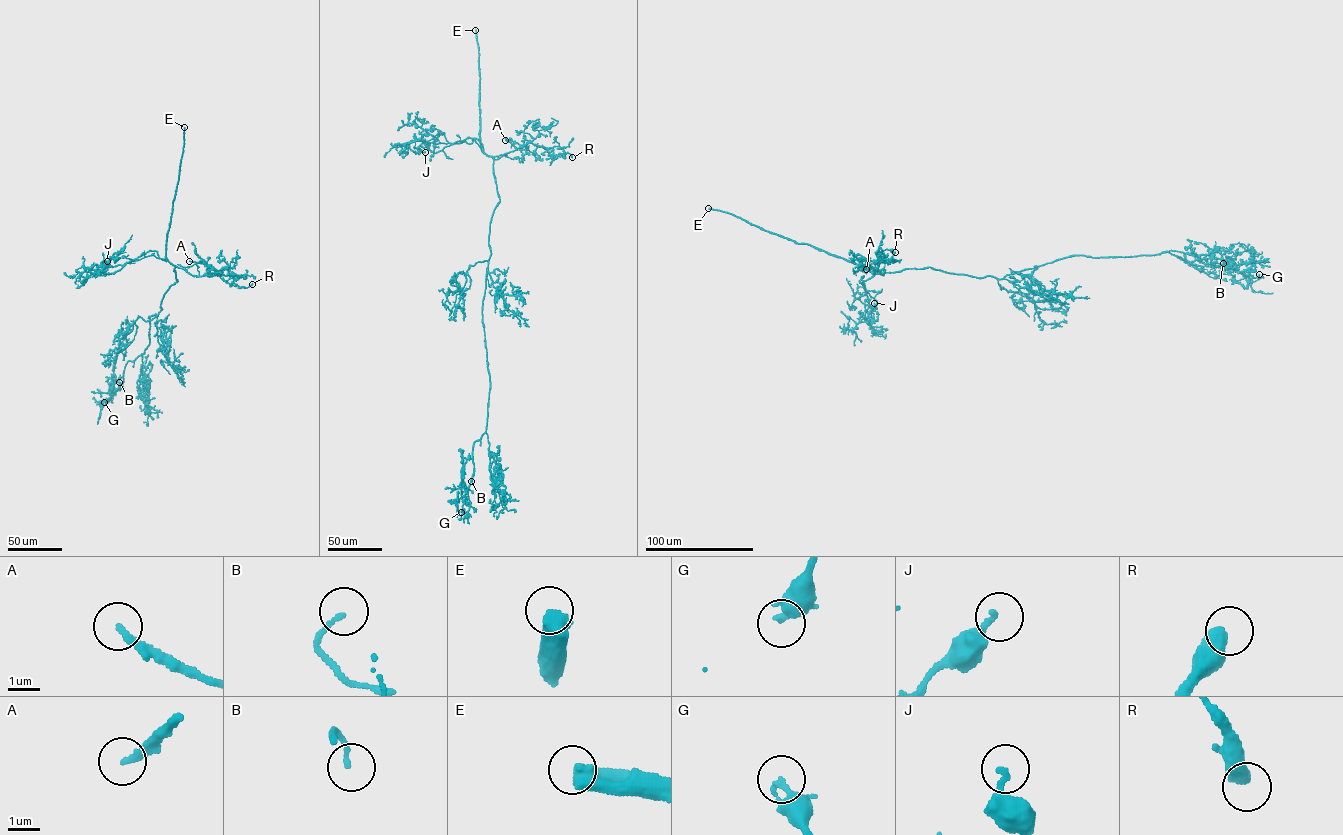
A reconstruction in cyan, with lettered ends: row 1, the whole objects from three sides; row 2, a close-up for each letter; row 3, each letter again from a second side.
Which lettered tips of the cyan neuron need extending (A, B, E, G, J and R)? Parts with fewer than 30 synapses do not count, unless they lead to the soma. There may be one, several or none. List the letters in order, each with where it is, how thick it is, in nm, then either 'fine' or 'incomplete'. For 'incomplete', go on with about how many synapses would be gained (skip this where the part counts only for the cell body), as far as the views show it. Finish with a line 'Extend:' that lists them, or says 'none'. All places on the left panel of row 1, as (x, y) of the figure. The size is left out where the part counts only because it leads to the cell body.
A: at (189, 261); 220 nm thick; incomplete; about 110 synapses
B: at (119, 382); 140 nm thick; incomplete; about 40 synapses
E: at (184, 127); 600 nm thick; incomplete
G: at (104, 402); 220 nm thick; fine
J: at (107, 261); 200 nm thick; fine
R: at (252, 284); 550 nm thick; fine
Extend: A, B, E

